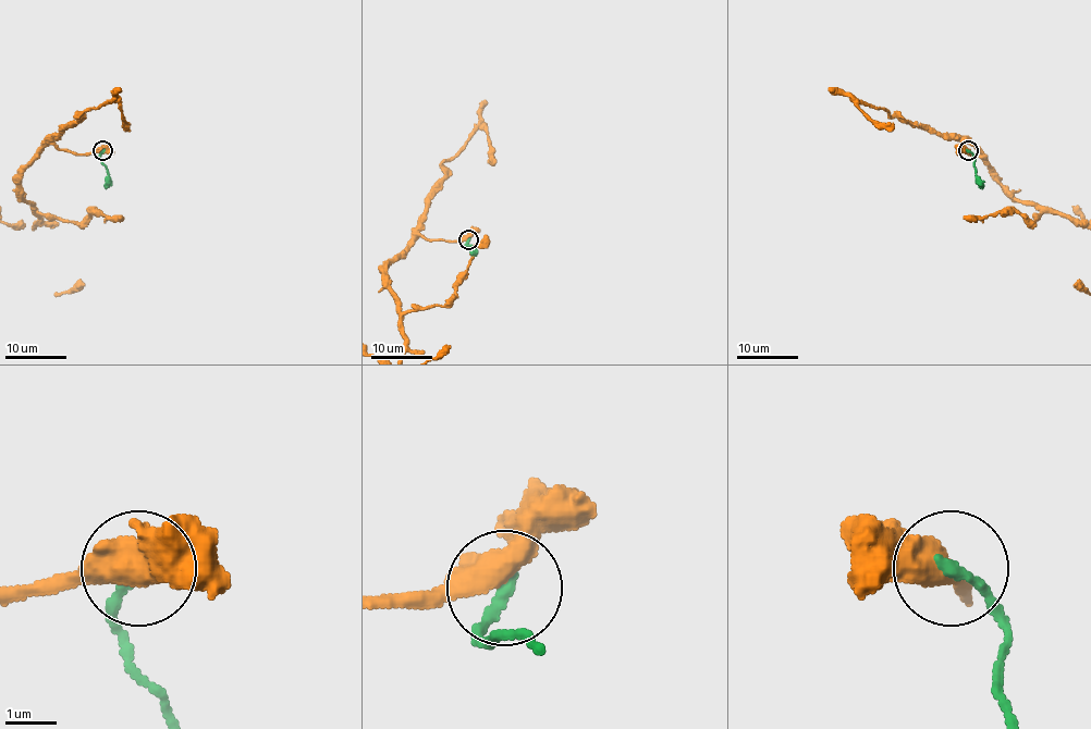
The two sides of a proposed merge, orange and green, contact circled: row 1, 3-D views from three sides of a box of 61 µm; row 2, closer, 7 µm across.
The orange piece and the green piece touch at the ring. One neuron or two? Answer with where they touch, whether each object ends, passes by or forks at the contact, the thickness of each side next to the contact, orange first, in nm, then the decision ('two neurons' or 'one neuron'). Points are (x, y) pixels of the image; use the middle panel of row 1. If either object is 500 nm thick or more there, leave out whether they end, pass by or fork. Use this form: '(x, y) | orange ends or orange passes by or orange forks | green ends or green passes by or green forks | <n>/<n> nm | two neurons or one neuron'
(468, 239) | 550/240 nm | two neurons

